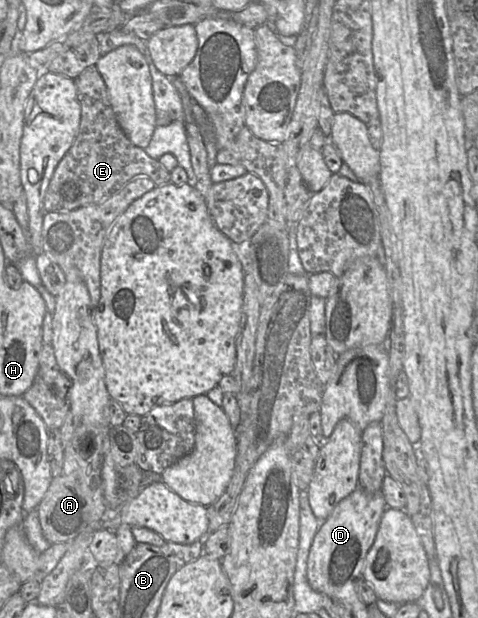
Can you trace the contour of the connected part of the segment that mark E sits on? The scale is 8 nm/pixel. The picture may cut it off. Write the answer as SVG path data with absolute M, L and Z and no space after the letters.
M91 65L87 67L76 79L74 79L75 85L77 87L77 94L78 94L78 100L81 104L81 123L78 135L72 145L72 147L68 150L68 152L65 154L65 156L62 158L62 160L57 165L53 176L51 178L51 181L49 183L48 189L46 191L46 194L44 196L43 200L43 208L45 212L67 212L71 211L86 205L91 204L97 204L100 203L117 192L119 192L129 181L132 179L138 177L138 176L148 176L150 177L153 182L156 184L156 186L162 186L166 184L171 183L171 173L159 162L157 159L151 158L145 151L145 149L135 146L127 137L123 129L121 128L117 117L115 115L115 112L112 108L112 105L110 103L110 99L108 96L108 91L106 84L103 80L103 77L101 76L100 72L98 71L96 65Z

